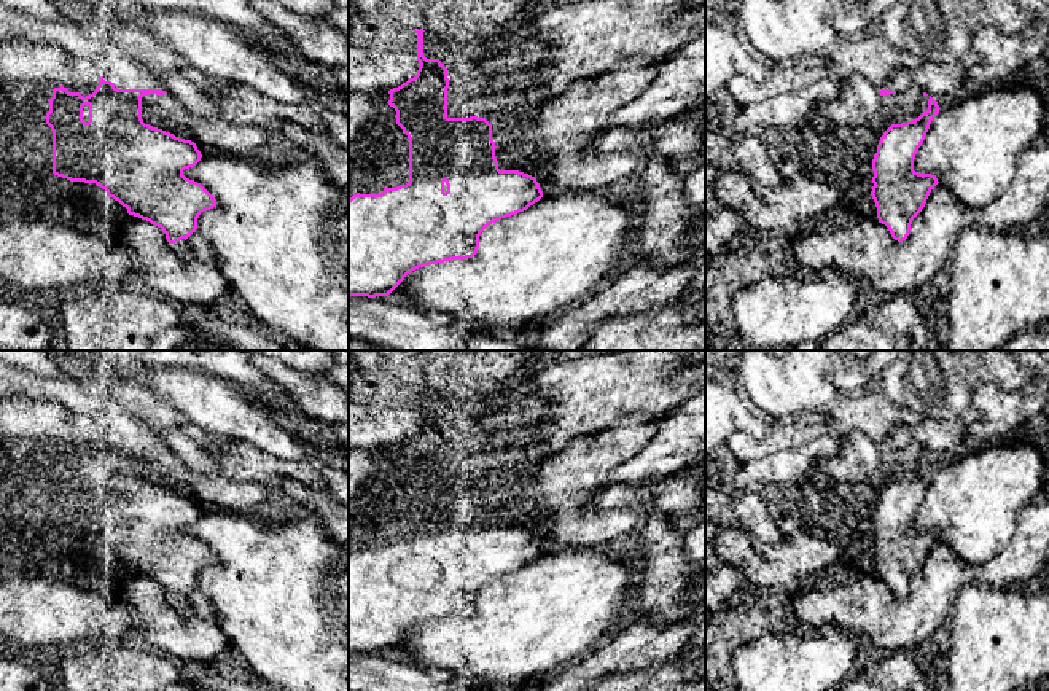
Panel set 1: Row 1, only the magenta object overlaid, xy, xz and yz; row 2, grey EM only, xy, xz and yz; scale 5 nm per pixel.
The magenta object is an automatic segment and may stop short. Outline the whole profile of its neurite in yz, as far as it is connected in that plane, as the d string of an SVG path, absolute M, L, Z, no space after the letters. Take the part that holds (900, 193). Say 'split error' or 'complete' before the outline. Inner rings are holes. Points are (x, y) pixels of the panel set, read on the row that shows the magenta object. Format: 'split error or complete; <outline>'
complete; M930 96L928 110L918 118L891 124L877 145L872 159L872 191L879 223L885 224L898 242L907 239L912 220L922 212L931 189L939 183L936 175L914 170L914 159L922 146L938 102Z

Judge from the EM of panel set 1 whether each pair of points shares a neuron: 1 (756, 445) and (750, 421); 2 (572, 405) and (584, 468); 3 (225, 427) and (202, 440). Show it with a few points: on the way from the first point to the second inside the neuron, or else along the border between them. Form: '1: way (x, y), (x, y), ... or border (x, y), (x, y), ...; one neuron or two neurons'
1: border (760, 437), (734, 432), (725, 441); two neurons
2: border (613, 422), (597, 433), (570, 441); two neurons
3: border (188, 417), (218, 438); two neurons

